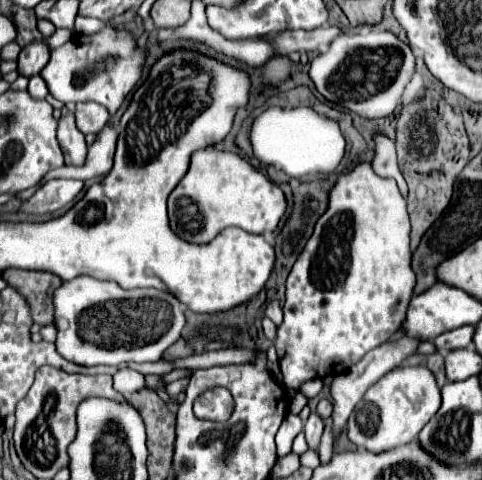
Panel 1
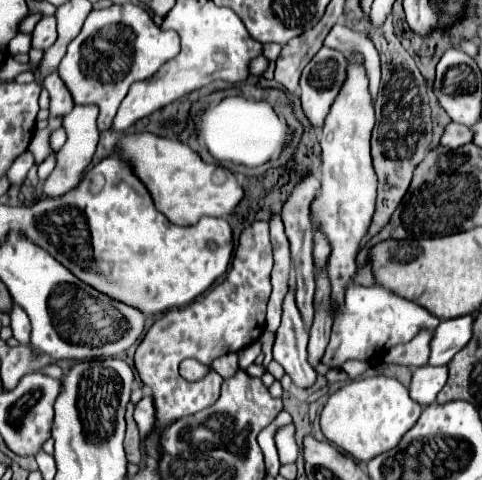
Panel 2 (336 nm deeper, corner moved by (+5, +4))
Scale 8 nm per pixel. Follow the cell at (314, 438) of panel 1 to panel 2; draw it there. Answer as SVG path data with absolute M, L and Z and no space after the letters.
M290 285L284 297L282 323L276 331L272 353L274 353L274 361L278 361L286 369L294 385L300 389L306 389L316 381L316 373L308 363L306 345L308 345L308 331L294 303L294 287Z

